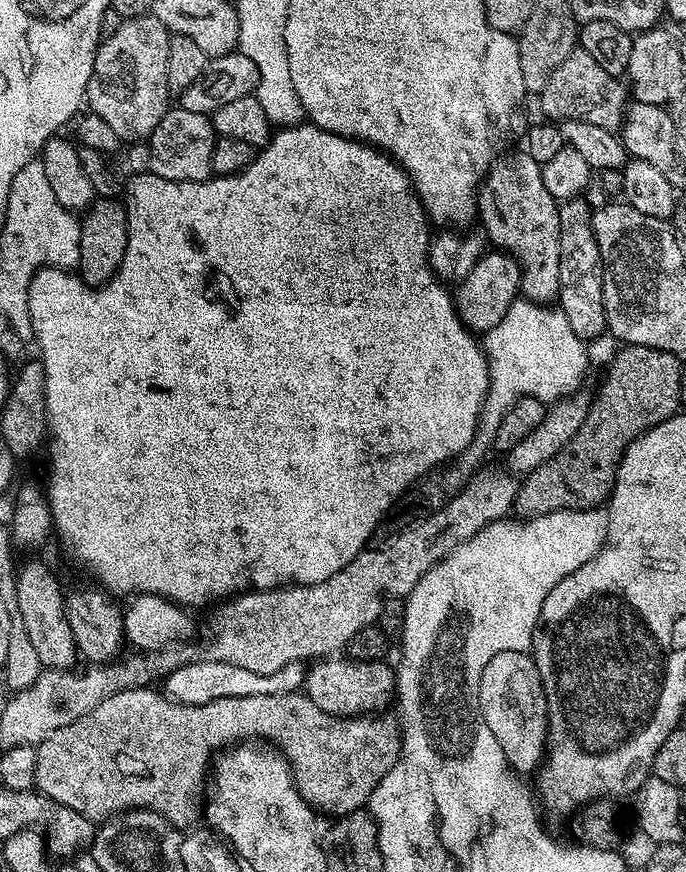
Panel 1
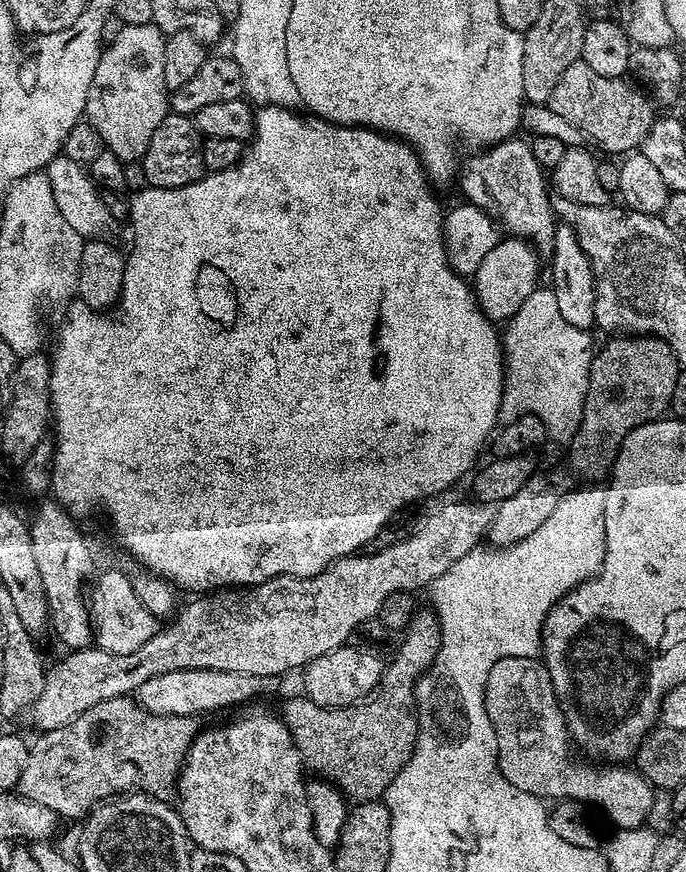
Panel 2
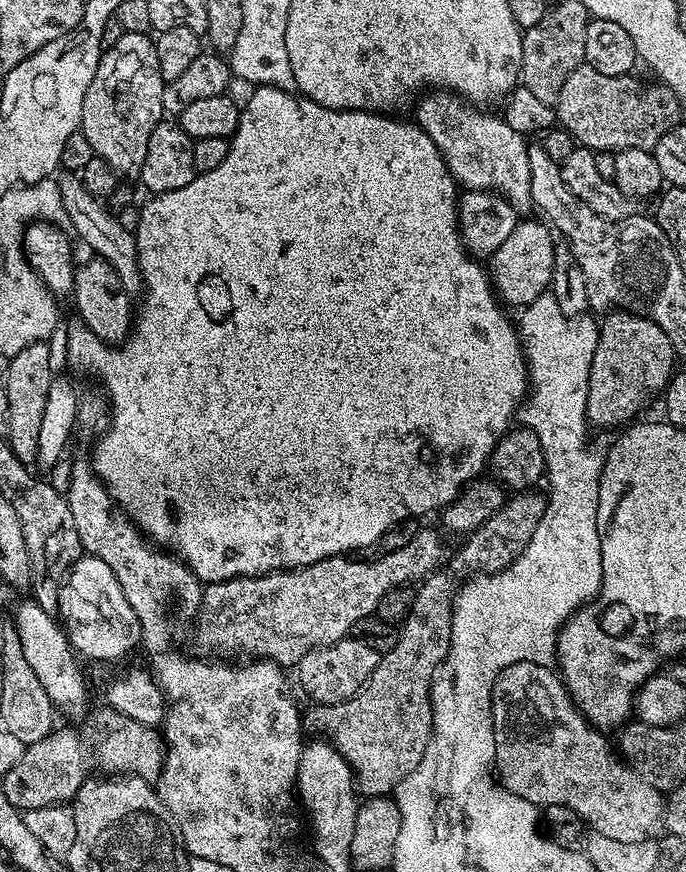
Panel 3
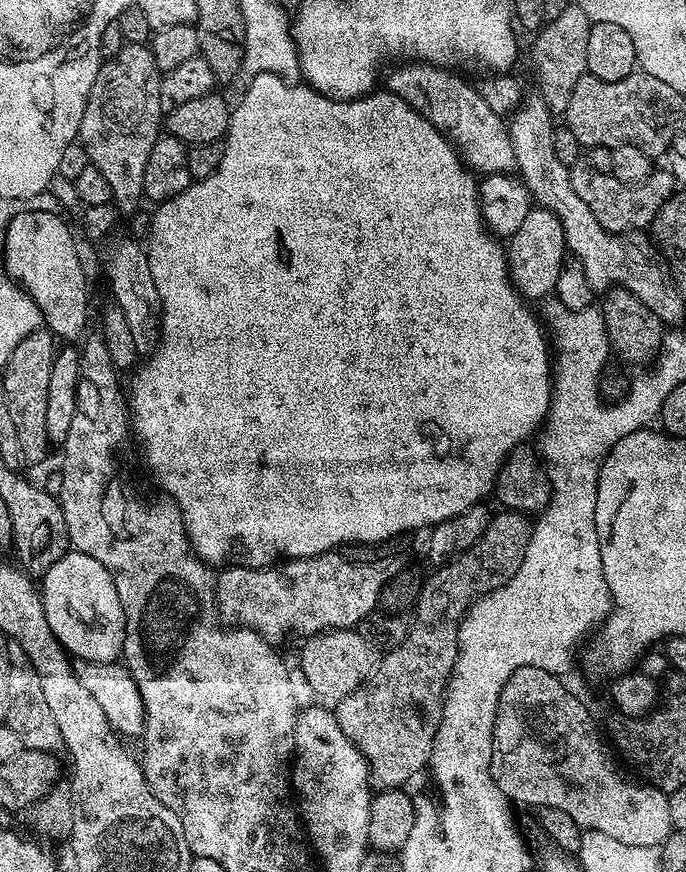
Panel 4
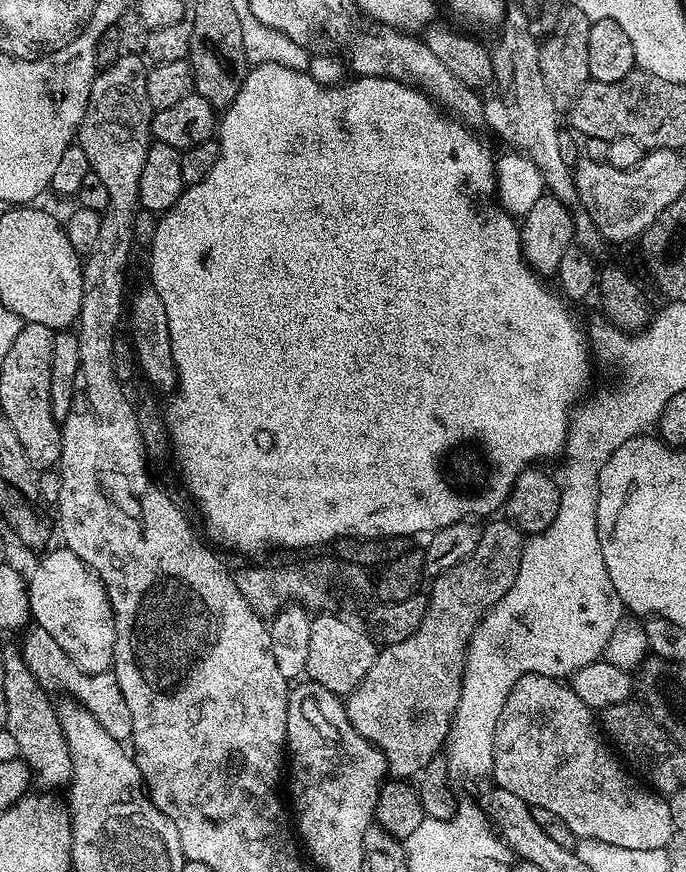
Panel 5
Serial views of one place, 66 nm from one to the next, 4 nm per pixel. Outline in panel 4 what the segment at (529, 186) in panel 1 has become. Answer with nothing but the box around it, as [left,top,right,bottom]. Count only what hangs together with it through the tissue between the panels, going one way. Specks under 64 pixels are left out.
[387,62,516,174]

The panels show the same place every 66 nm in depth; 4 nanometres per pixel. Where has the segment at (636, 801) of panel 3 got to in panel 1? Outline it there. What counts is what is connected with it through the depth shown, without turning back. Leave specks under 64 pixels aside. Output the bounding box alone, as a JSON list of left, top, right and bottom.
[478,650,548,773]

